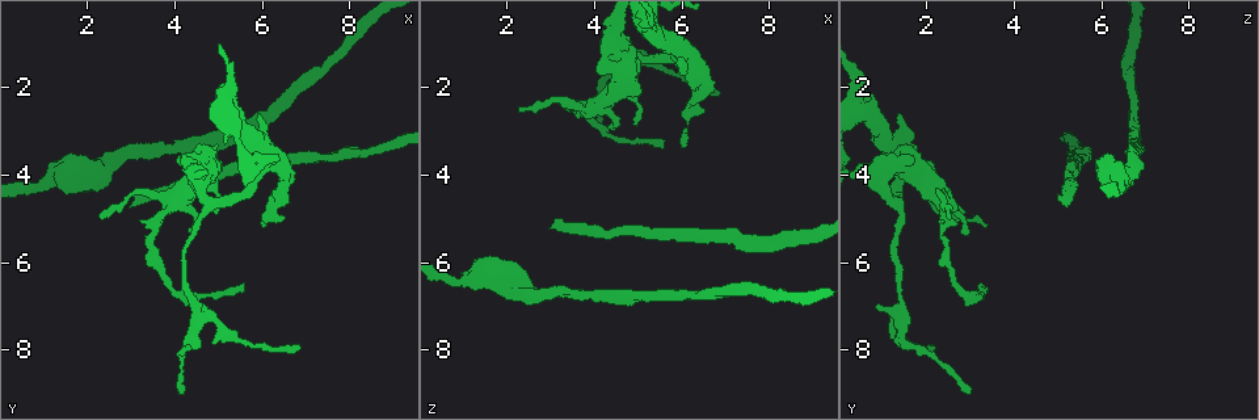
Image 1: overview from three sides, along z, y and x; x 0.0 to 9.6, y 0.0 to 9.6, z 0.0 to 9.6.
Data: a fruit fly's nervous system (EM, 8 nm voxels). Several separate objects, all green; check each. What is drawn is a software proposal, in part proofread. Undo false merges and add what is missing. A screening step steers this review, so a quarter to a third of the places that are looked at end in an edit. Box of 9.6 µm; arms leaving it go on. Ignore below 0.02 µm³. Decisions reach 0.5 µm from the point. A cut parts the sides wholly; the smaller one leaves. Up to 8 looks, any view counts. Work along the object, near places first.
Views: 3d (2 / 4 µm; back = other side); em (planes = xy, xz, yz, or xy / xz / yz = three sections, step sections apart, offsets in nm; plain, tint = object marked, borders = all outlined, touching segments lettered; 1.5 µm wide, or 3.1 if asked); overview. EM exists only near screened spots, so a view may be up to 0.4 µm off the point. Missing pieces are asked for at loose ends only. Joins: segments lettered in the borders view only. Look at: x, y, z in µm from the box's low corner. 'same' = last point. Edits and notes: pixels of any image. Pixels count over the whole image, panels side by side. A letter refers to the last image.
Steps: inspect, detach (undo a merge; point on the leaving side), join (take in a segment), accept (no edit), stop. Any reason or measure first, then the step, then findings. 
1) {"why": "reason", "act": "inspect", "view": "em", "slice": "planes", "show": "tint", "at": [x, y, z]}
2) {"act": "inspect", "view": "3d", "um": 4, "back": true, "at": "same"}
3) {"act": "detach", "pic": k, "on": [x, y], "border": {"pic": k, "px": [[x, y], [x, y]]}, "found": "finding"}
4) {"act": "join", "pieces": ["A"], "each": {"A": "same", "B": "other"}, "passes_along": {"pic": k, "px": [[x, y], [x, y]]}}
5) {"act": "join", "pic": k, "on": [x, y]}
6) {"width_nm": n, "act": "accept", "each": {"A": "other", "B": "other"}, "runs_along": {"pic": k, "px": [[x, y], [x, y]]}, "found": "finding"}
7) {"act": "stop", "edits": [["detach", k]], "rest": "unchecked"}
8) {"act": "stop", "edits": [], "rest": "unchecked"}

{"why": "an open end", "act": "inspect", "view": "em", "slice": "xz", "step": 4, "show": "borders", "at": [2.30, 5.00, 2.50]}

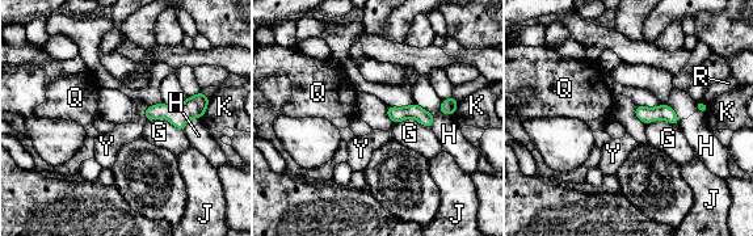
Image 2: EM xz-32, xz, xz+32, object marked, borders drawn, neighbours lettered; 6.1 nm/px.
{"act": "inspect", "view": "em", "slice": "planes", "show": "borders", "at": "same"}

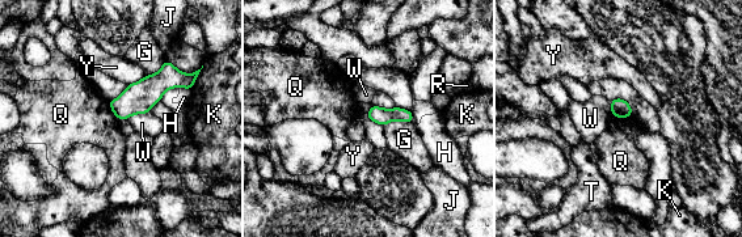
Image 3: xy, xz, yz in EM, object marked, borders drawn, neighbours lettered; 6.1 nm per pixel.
{"act": "accept", "each": {"G": "other", "H": "other", "J": "other", "K": "other", "Q": "other", "R": "other", "T": "other", "W": "other", "Y": "other"}, "found": "none of them fits"}

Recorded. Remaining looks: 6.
{"why": "thick turns thin", "act": "inspect", "view": "em", "slice": "xy", "step": 4, "show": "borders", "at": [3.10, 3.45, 6.65]}

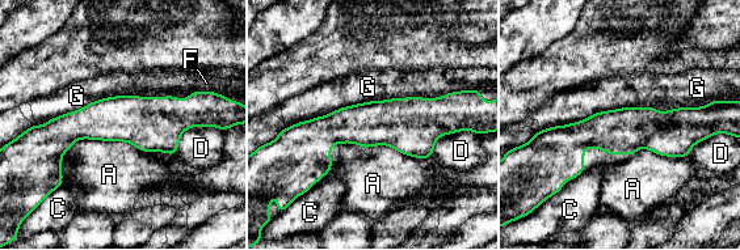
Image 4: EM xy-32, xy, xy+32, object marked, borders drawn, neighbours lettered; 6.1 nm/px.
{"longest_contact_nm": ["G", 1100], "act": "accept", "each": {"A": "other", "C": "other", "D": "other", "F": "other", "G": "other"}, "runs_along": {"pic": 4, "px": [[200, 118], [102, 119], [42, 131]]}, "found": "one neuron here"}

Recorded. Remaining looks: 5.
{"why": "thick turns thin", "act": "inspect", "view": "em", "slice": "planes", "show": "borders", "at": [1.25, 4.15, 6.45]}

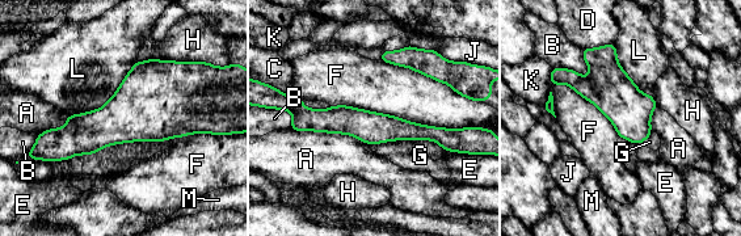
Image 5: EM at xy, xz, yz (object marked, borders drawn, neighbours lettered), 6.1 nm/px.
{"longest_contact_nm": ["F", 850], "act": "accept", "each": {"A": "other", "B": "other", "C": "other", "D": "other", "E": "other", "F": "other", "G": "other", "H": "other", "J": "other", "K": "other", "L": "other", "M": "other"}, "runs_along": {"pic": 5, "px": [[297, 112], [306, 119], [450, 134]]}, "found": "one neuron here"}

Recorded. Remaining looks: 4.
{"act": "stop", "edits": [], "rest": "unchecked"}

